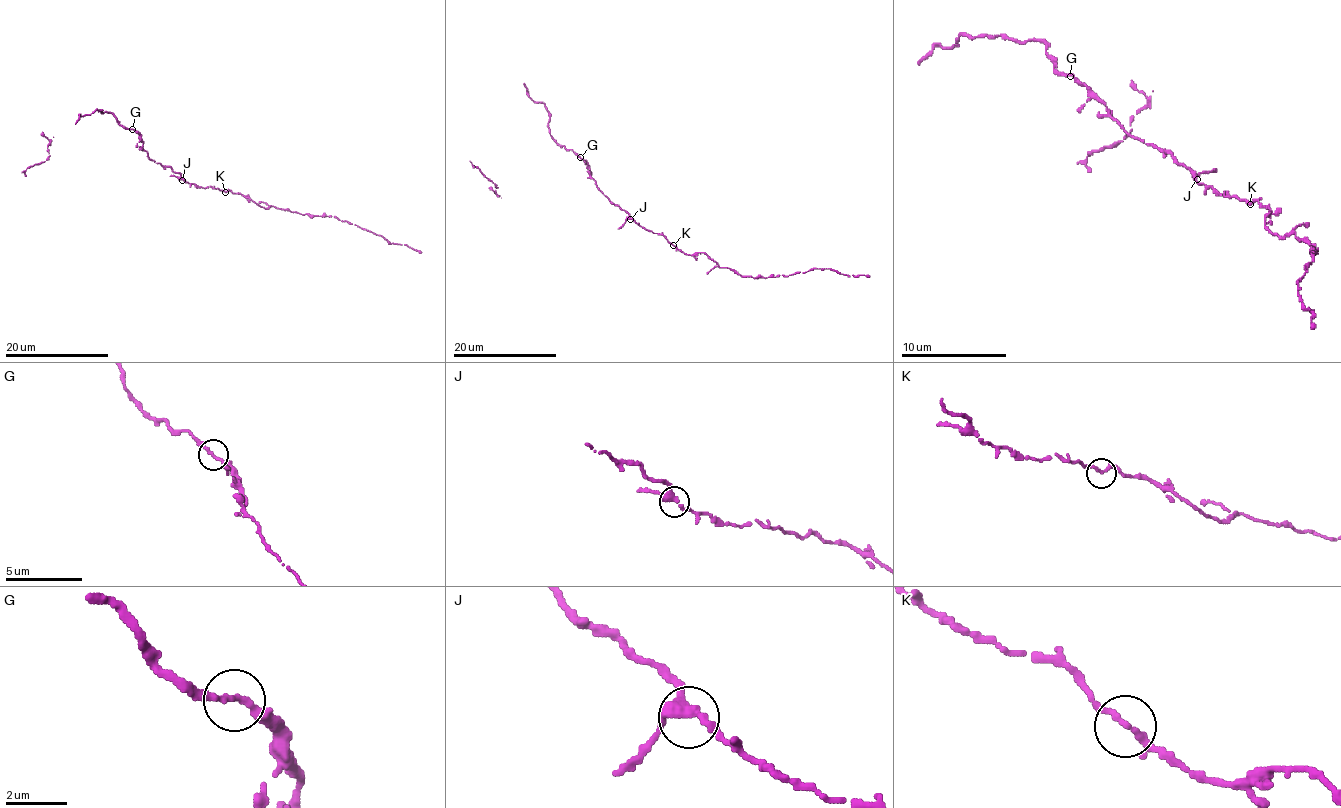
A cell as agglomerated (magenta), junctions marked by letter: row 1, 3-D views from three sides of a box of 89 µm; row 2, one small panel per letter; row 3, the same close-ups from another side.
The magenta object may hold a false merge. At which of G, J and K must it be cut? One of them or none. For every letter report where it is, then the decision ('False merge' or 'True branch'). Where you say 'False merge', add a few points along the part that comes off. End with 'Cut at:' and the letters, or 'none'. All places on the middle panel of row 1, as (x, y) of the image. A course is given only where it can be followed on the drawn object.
G: Place: (580, 157). True branch
J: Place: (630, 219). True branch
K: Place: (673, 245). True branch
Cut at: none

